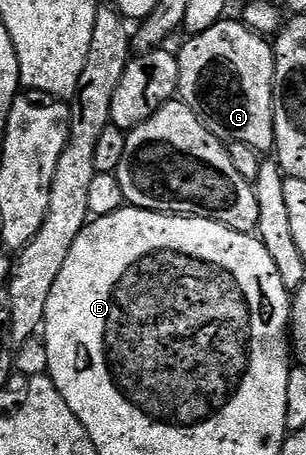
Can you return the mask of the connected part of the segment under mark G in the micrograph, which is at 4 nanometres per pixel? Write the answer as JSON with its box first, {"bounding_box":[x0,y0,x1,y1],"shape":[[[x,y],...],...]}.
{"bounding_box":[177,18,275,154],"shape":[[[224,18],[217,21],[209,26],[209,30],[187,38],[183,49],[178,49],[177,96],[224,145],[240,144],[267,154],[275,147],[275,49],[258,32],[235,20]]]}

